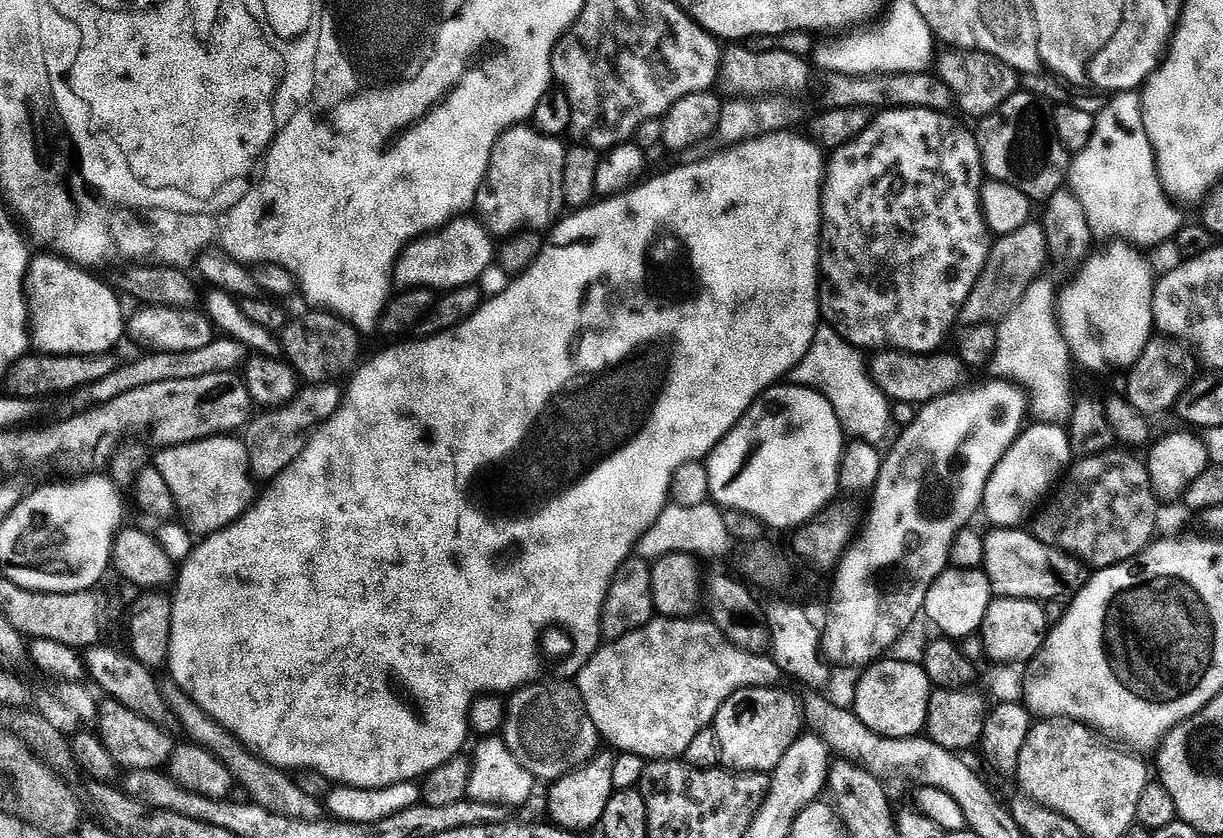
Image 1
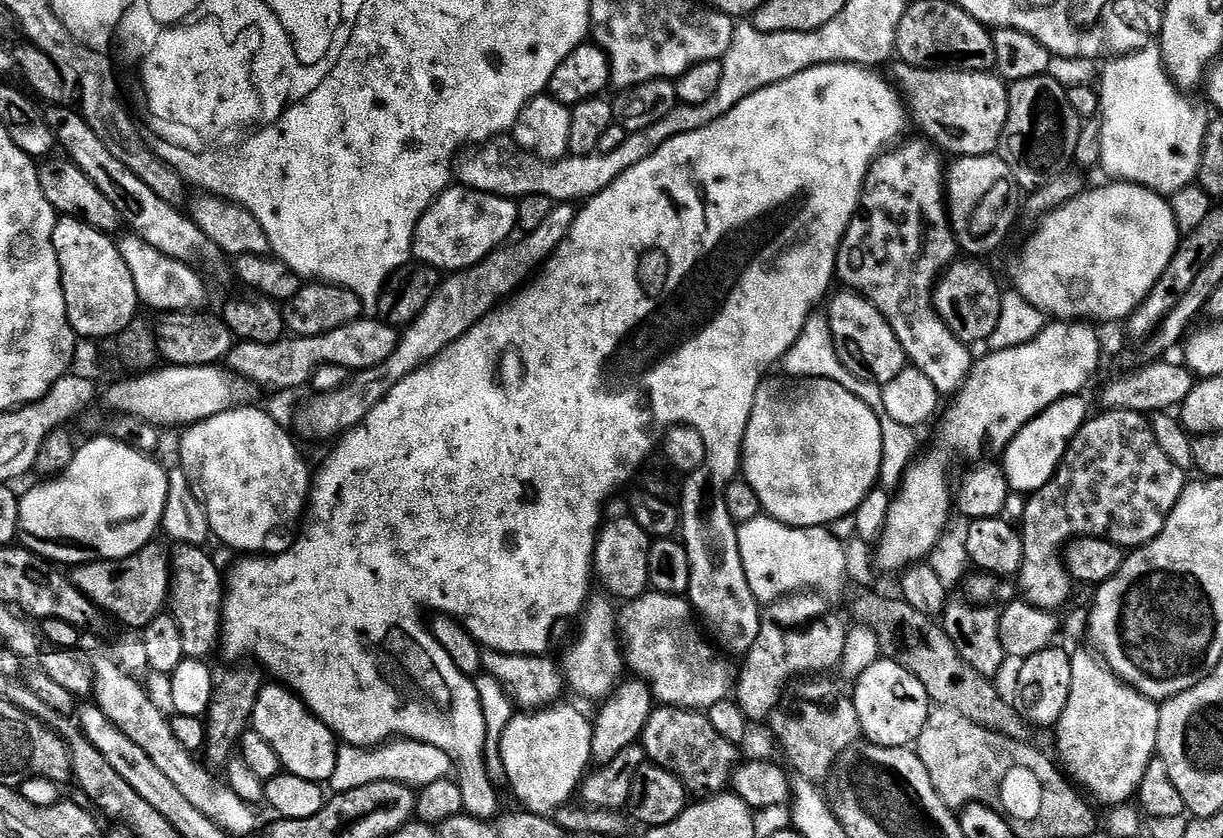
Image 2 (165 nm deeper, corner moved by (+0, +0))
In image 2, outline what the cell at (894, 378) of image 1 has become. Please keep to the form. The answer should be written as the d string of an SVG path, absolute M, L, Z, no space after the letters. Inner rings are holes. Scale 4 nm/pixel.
M848 294L844 298L836 296L832 300L832 310L827 313L829 325L836 338L842 337L844 328L848 328L848 340L852 348L843 342L837 343L836 350L843 364L852 373L860 378L876 376L880 368L884 368L886 375L890 378L899 377L906 368L906 357L904 347L900 345L900 339L894 334L894 330L881 315L878 306L859 294ZM852 324L852 325L851 325ZM868 375L868 376L866 376Z

